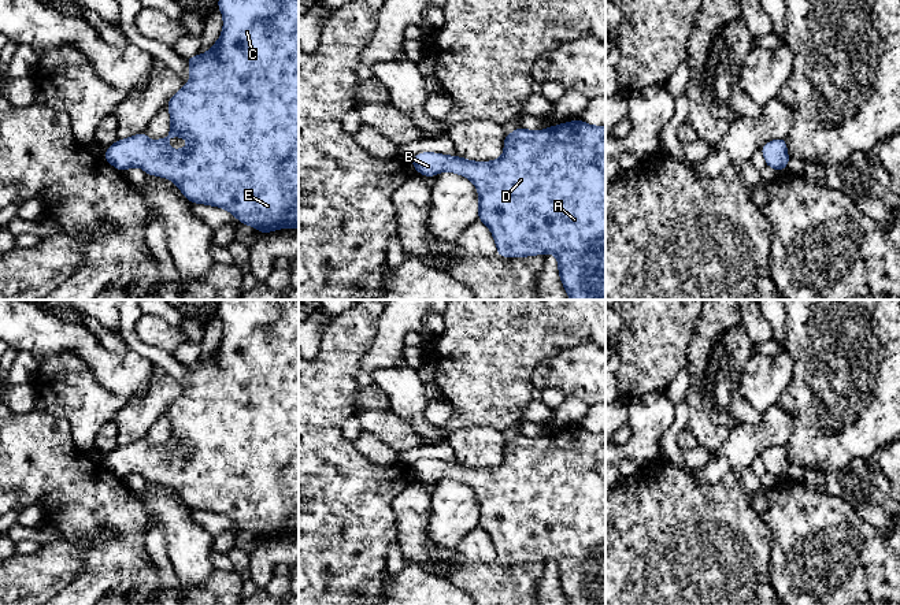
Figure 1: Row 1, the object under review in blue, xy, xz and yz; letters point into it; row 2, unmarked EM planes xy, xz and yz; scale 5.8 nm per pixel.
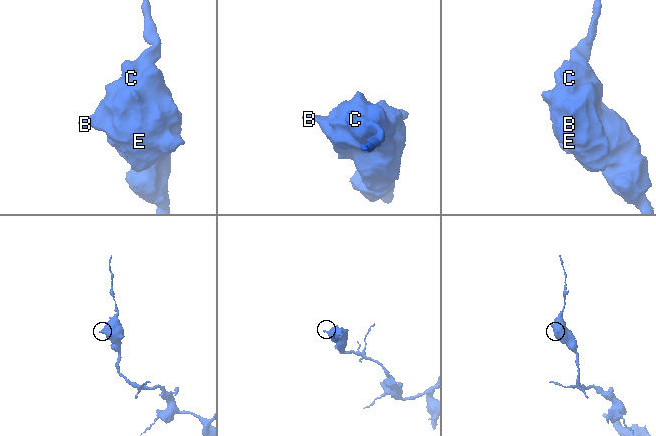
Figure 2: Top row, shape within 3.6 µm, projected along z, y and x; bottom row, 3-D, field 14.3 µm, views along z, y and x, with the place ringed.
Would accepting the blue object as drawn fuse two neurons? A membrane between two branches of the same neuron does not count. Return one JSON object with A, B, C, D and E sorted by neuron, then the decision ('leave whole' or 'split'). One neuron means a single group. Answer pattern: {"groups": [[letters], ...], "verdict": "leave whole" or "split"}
{"groups": [["A", "B", "C", "D", "E"]], "verdict": "leave whole"}

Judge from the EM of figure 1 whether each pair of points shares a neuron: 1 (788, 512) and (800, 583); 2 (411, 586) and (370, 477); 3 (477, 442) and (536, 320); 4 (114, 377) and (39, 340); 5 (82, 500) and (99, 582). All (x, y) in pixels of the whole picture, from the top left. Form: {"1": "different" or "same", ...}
{"1": "same", "2": "different", "3": "different", "4": "same", "5": "same"}

